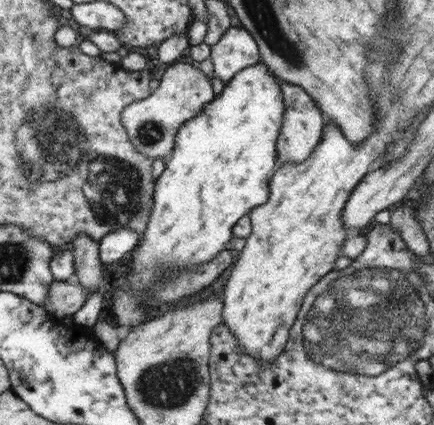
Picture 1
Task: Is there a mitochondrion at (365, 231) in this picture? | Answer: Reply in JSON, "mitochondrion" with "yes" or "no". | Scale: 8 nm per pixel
{"mitochondrion":"no"}

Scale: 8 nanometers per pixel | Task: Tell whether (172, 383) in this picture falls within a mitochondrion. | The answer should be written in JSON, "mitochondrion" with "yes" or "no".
{"mitochondrion":"yes"}

